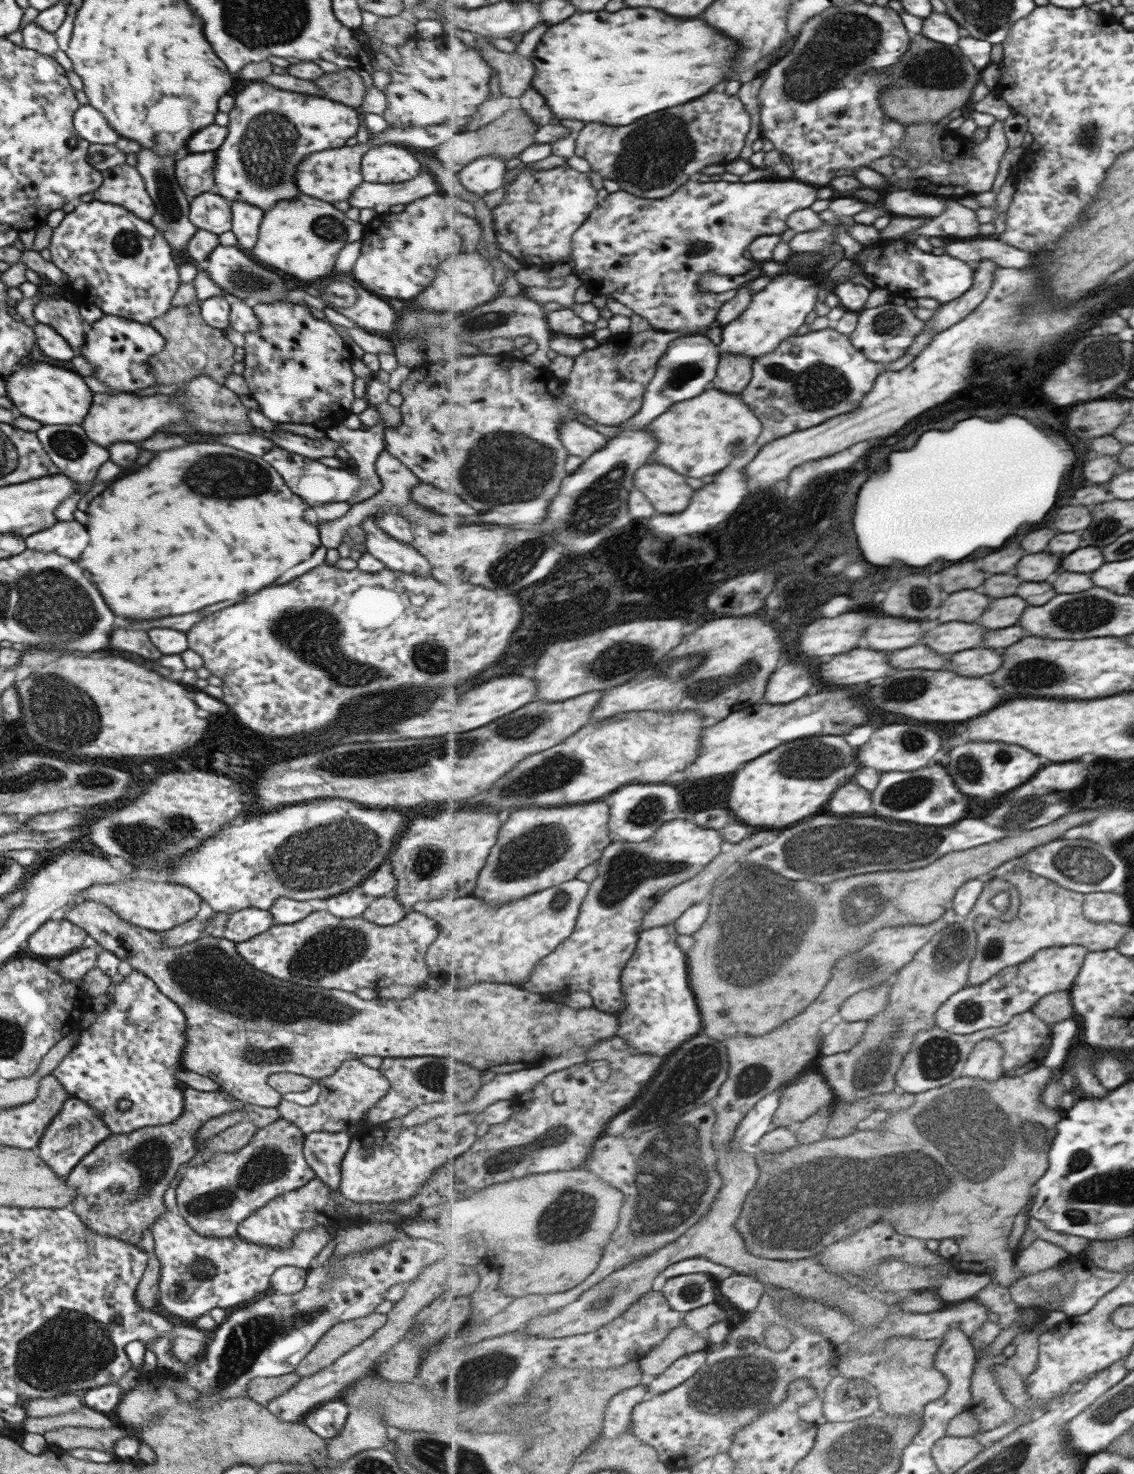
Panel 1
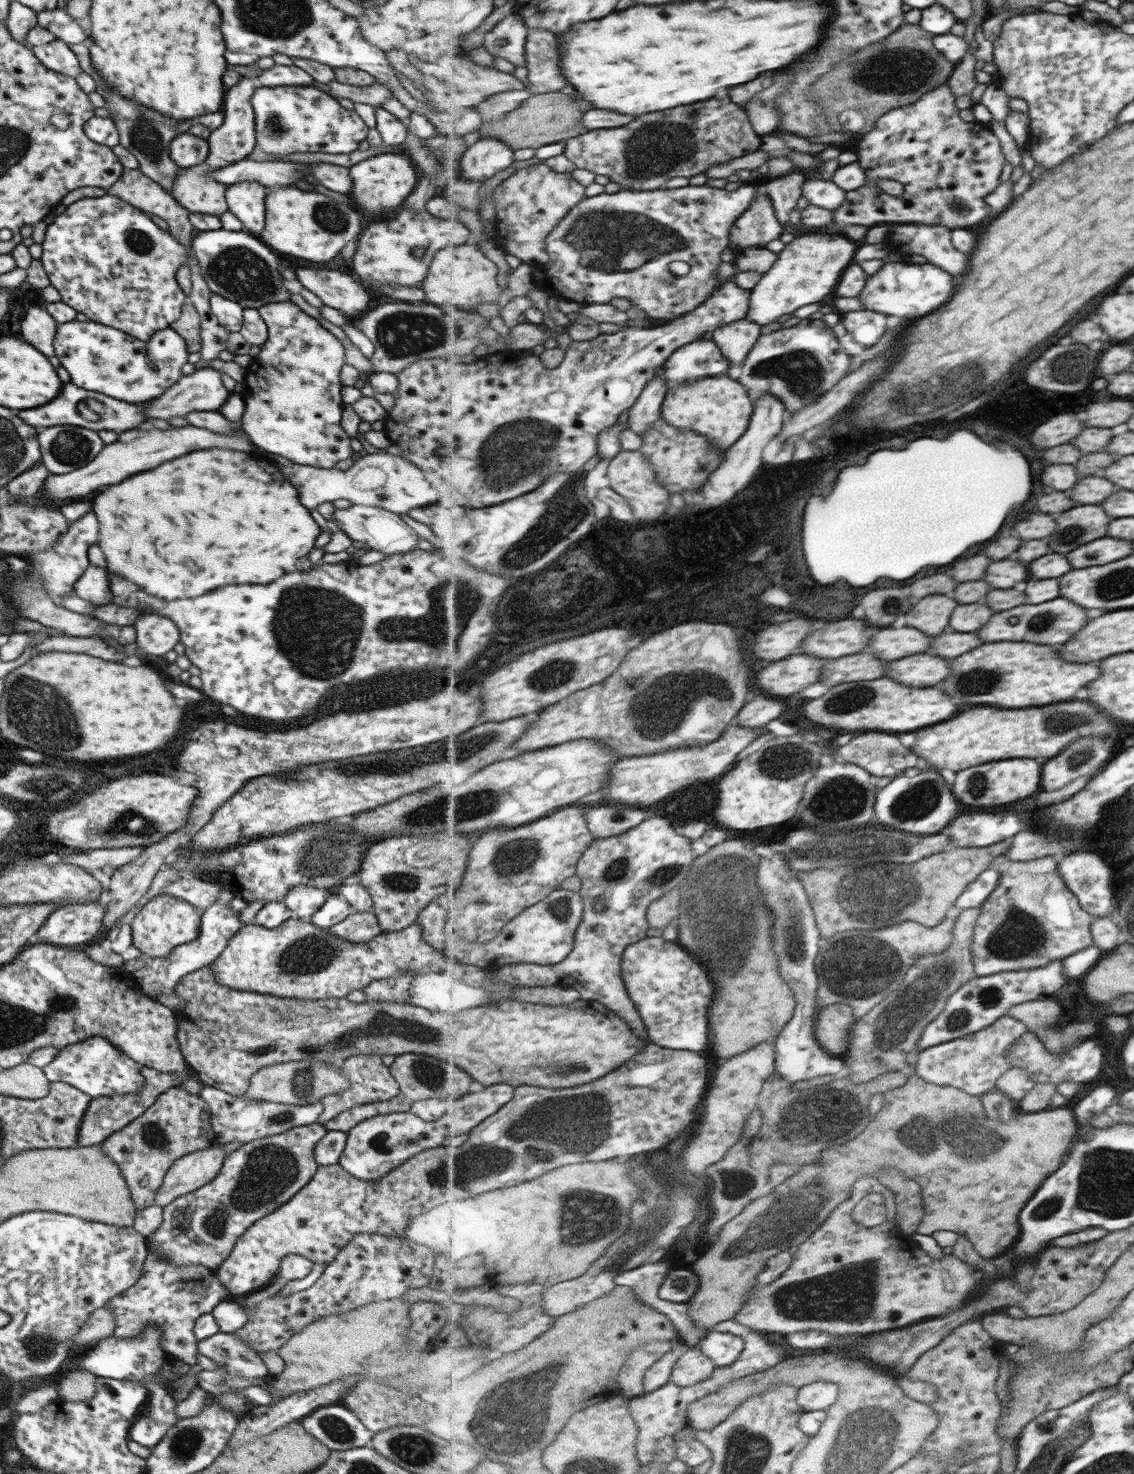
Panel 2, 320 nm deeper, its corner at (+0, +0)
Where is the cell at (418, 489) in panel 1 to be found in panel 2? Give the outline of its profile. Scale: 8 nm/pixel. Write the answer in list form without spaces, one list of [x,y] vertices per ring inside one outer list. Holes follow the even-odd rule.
[[[385,452],[366,454],[353,461],[347,470],[315,468],[295,464],[275,454],[269,453],[269,456],[275,458],[275,466],[279,470],[283,468],[283,476],[295,486],[299,494],[299,502],[305,508],[322,510],[324,504],[331,503],[337,498],[344,498],[352,505],[381,508],[396,515],[441,507],[434,487],[426,479],[424,472],[401,455],[393,456]]]

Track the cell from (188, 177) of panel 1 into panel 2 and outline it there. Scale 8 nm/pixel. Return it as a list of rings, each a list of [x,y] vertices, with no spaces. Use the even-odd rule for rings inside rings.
[[[240,76],[240,79],[233,85],[226,88],[222,100],[222,123],[210,131],[206,141],[208,142],[208,155],[204,160],[205,164],[213,169],[229,166],[245,157],[255,147],[254,135],[254,112],[250,105],[252,92],[256,89],[255,78]]]

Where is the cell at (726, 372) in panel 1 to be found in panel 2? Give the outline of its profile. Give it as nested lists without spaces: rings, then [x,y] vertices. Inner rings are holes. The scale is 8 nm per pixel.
[[[745,318],[730,322],[721,328],[717,328],[717,330],[712,332],[712,338],[723,351],[725,358],[730,360],[730,367],[733,366],[733,368],[735,368],[735,366],[743,366],[749,351],[755,346],[755,343],[764,332],[765,331],[761,331],[760,324],[753,322],[749,318]]]

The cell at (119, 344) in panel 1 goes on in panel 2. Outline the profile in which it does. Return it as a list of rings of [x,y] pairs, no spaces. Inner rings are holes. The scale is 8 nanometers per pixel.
[[[89,320],[58,324],[52,345],[55,358],[69,375],[71,384],[126,403],[141,403],[163,394],[167,388],[179,380],[182,375],[181,366],[187,362],[189,353],[183,337],[169,327],[155,331],[146,341],[142,341],[119,329]]]

